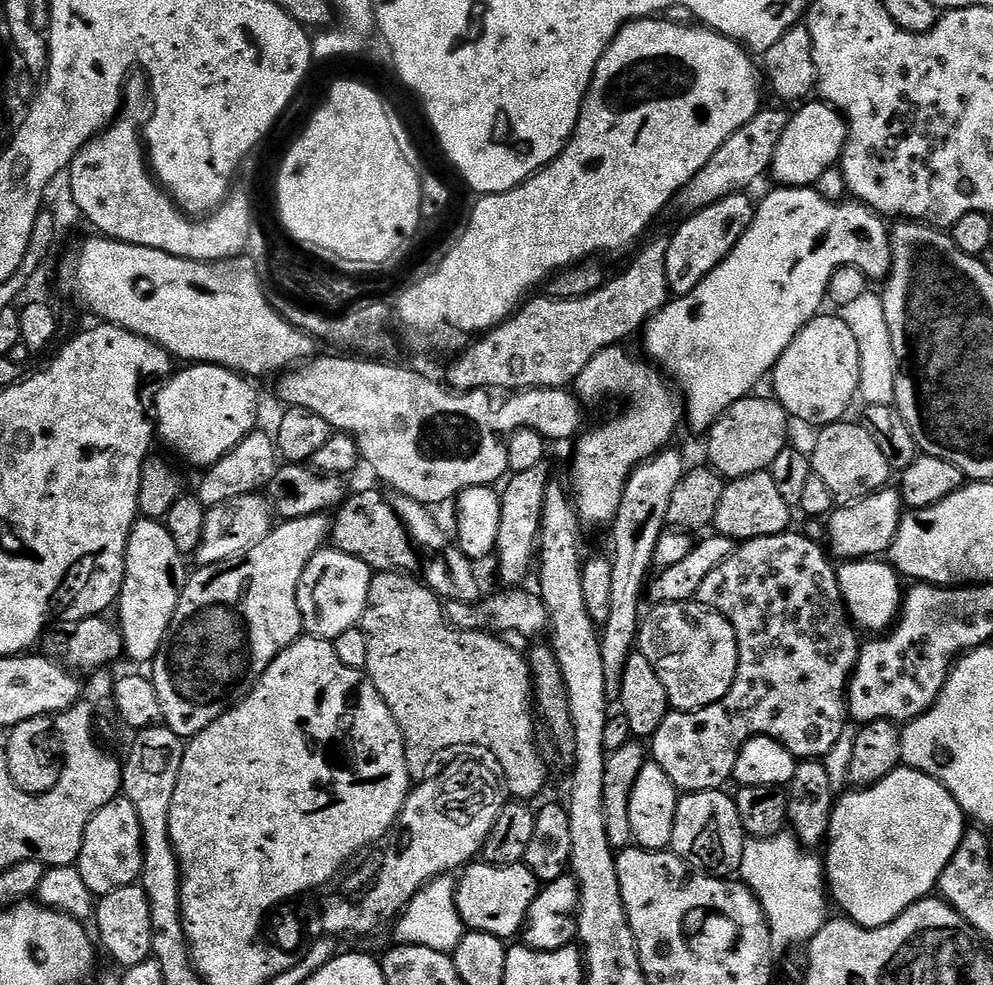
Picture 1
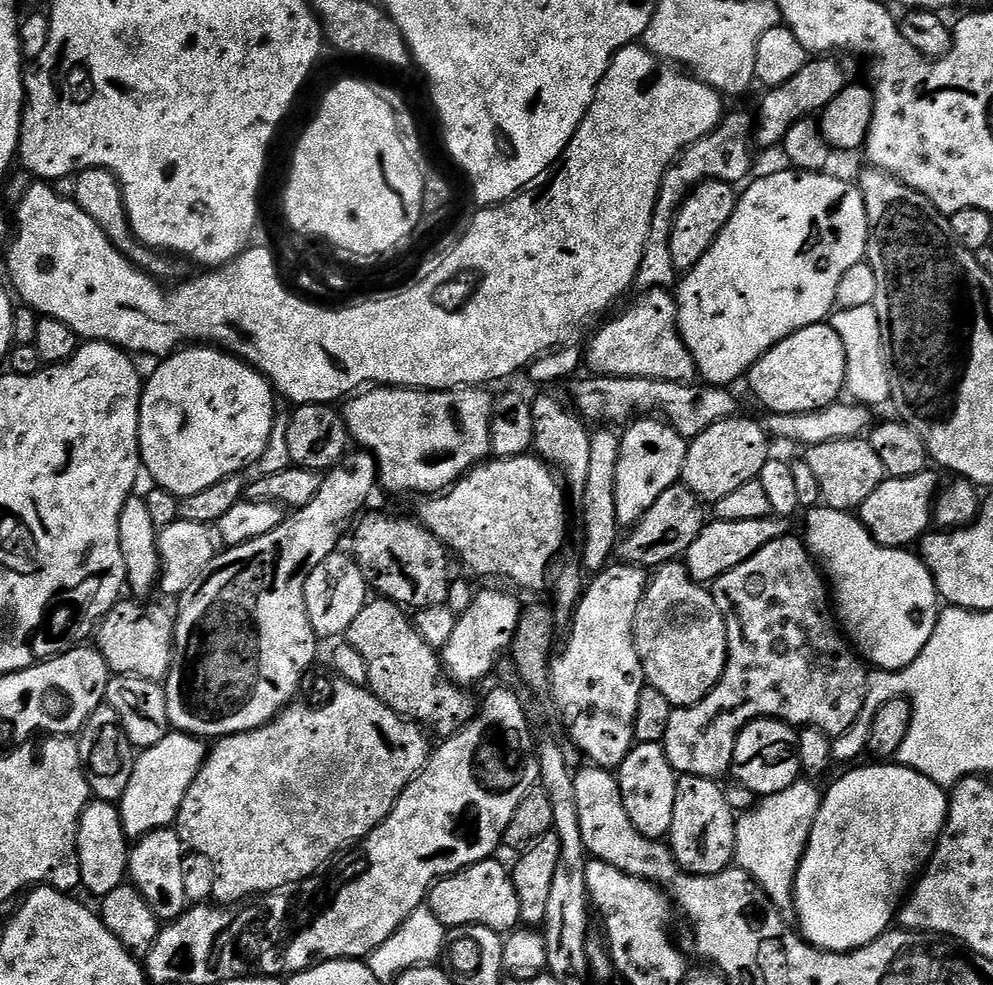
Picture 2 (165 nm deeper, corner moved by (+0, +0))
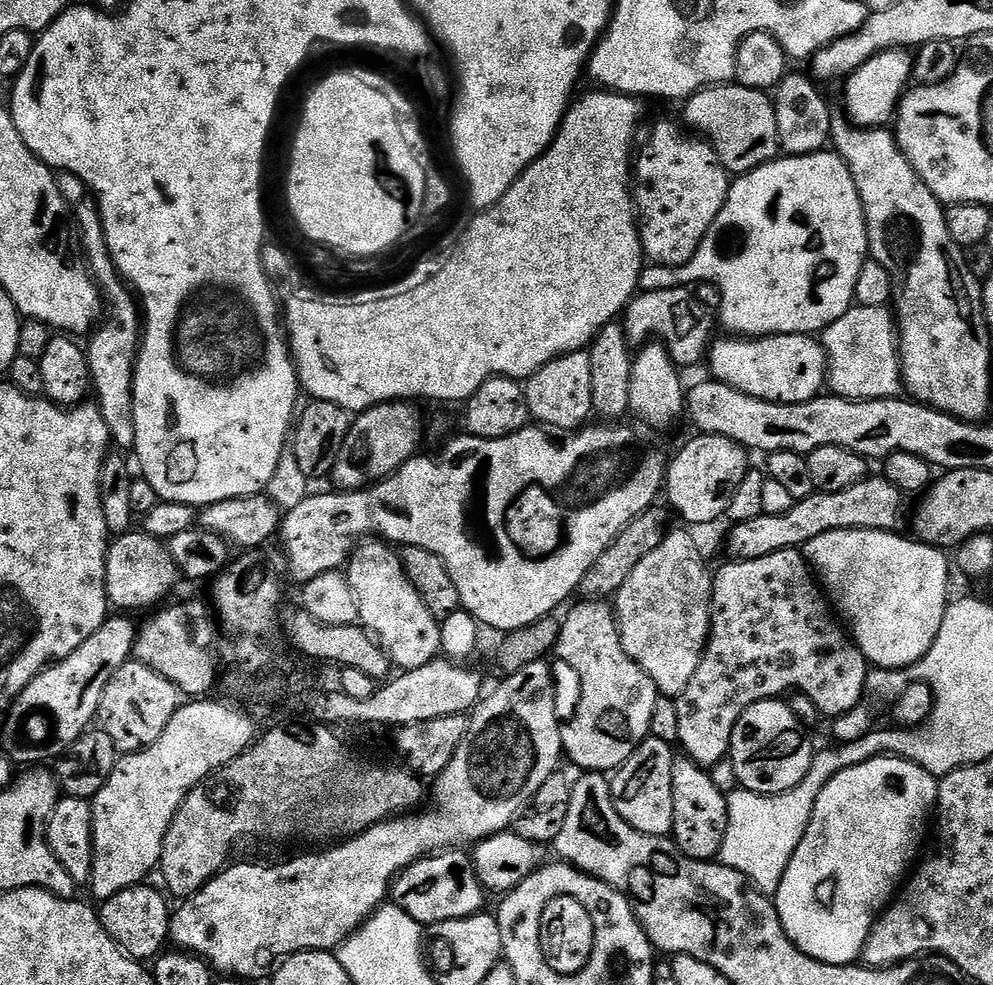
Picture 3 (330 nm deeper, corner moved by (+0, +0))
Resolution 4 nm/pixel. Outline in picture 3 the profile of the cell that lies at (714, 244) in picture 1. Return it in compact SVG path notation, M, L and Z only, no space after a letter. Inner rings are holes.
M672 120L658 121L653 126L644 149L641 152L639 149L634 160L634 203L644 254L651 263L653 260L654 263L665 264L668 268L691 265L694 254L709 239L710 226L714 226L730 187L730 173L724 169L722 157L713 150L712 145L703 138L689 134L677 124Z

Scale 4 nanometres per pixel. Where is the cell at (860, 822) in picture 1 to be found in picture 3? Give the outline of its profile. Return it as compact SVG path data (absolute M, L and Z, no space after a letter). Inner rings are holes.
M886 755L874 758L870 762L862 762L853 768L842 770L826 785L822 794L818 794L818 802L814 802L814 814L810 818L810 826L806 826L806 834L802 838L798 850L794 850L794 858L790 858L790 866L784 871L784 876L780 880L780 885L774 897L774 903L786 934L807 956L827 964L856 964L861 959L864 944L867 943L868 936L872 933L872 927L876 925L877 919L884 909L892 903L902 881L909 875L910 869L913 867L912 859L920 852L920 843L924 840L924 831L927 828L929 831L930 828L930 817L933 815L936 806L939 789L937 777L931 776L926 770L922 770L922 766L918 766L909 760L902 760L899 756Z

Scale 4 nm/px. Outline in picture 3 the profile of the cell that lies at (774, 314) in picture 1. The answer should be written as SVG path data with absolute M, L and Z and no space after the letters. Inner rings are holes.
M835 150L805 156L781 155L752 172L737 175L731 181L726 202L708 234L715 240L731 228L737 228L744 235L740 252L724 260L712 242L705 242L690 265L693 285L716 284L720 291L718 320L724 323L728 331L725 333L740 338L820 334L853 308L858 270L862 270L870 256L868 227L854 178Z

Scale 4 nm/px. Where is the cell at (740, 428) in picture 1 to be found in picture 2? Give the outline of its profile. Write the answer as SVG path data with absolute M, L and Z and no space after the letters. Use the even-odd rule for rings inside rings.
M737 414L718 422L690 441L682 483L694 495L699 496L701 501L715 502L726 498L726 494L738 490L738 486L759 477L762 466L766 466L770 459L768 443L768 429L761 421L759 424L748 416Z

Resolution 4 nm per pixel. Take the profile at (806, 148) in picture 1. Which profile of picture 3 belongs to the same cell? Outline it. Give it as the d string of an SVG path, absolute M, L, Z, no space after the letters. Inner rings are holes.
M893 50L878 54L870 58L866 66L862 66L854 75L848 77L843 85L843 111L857 128L883 128L891 125L899 109L900 100L908 91L913 76L914 60L907 51Z

